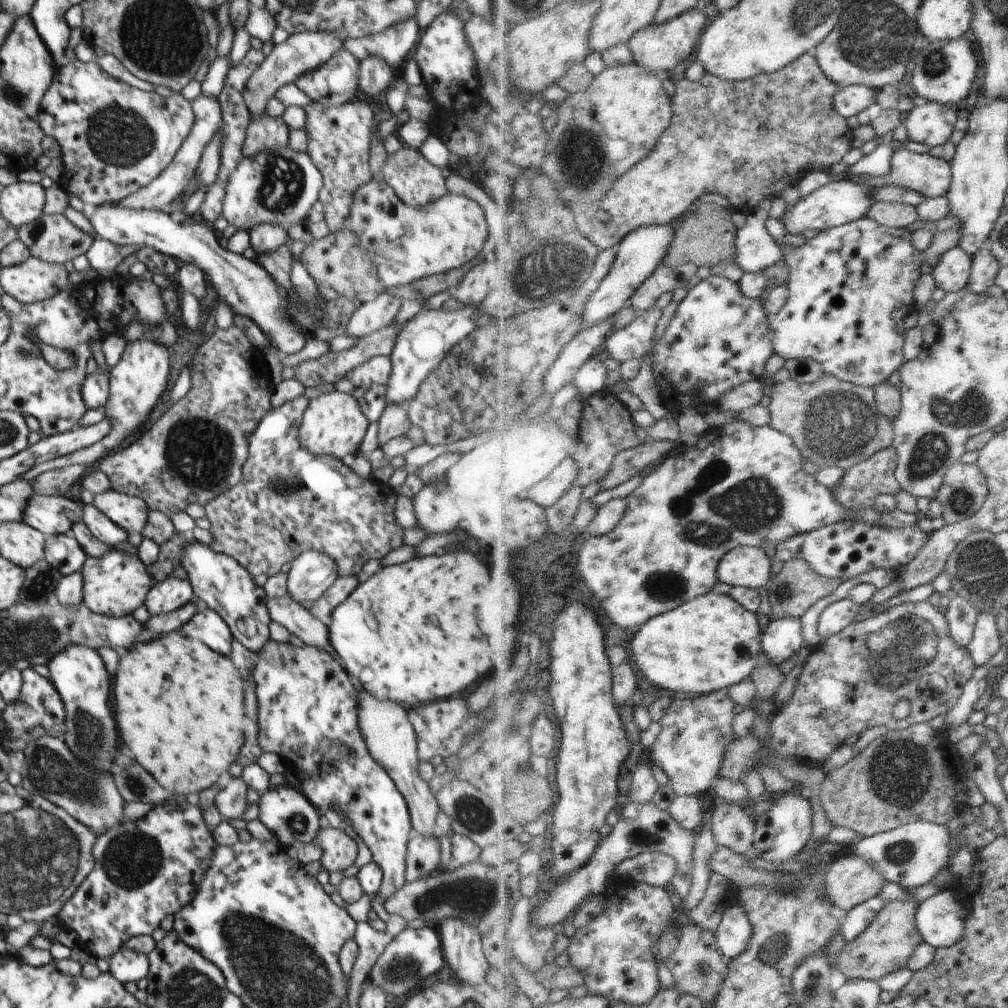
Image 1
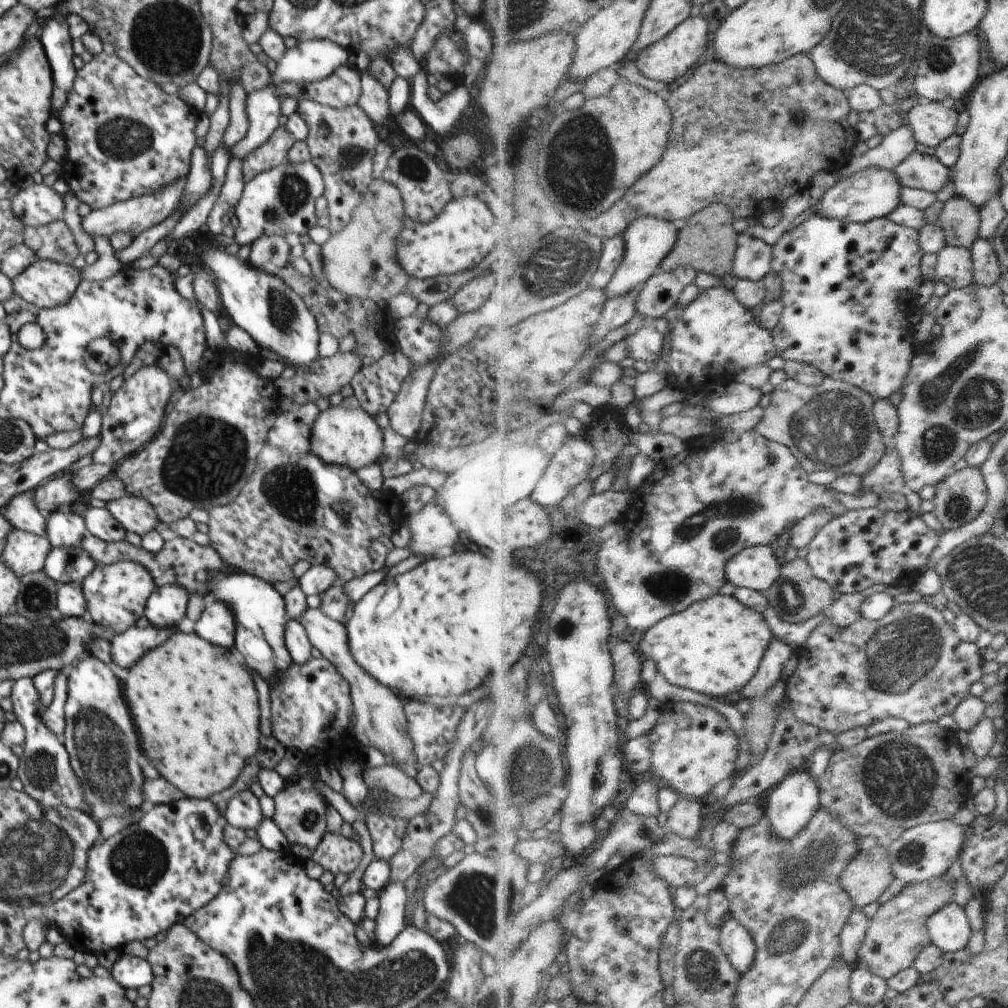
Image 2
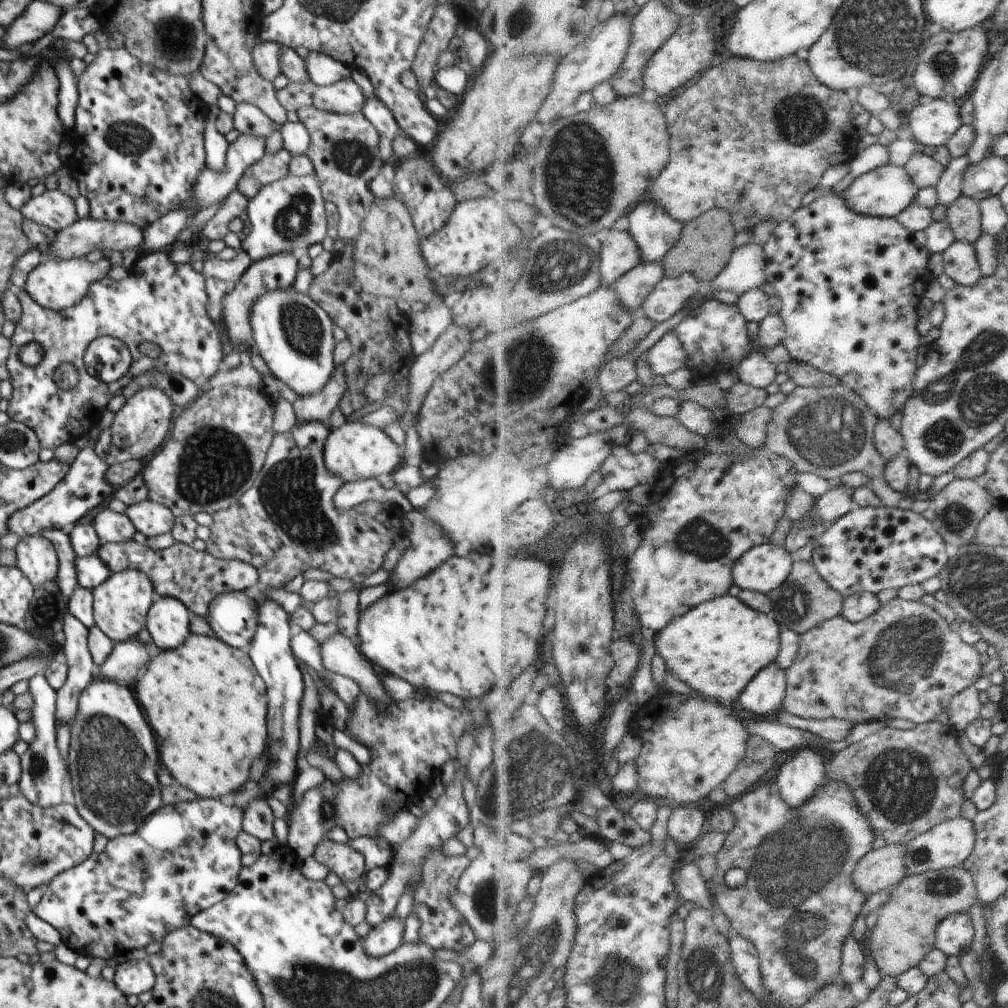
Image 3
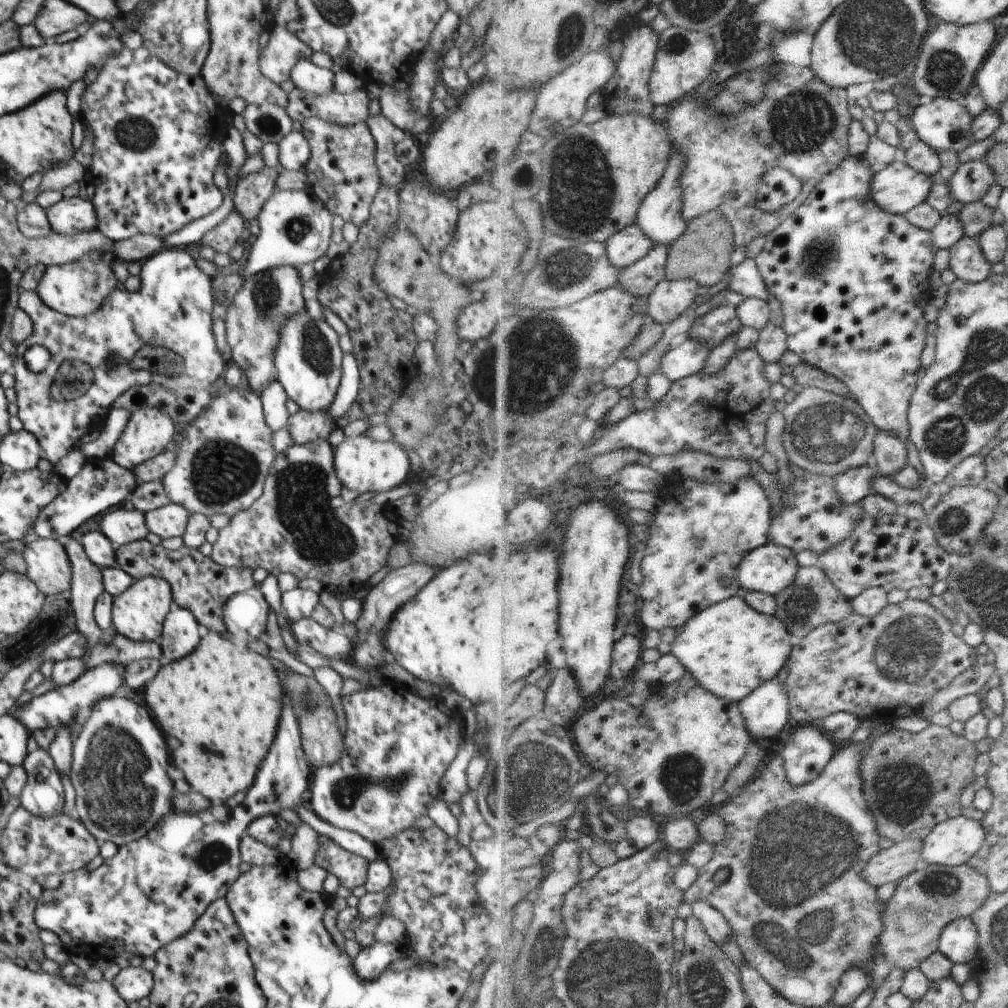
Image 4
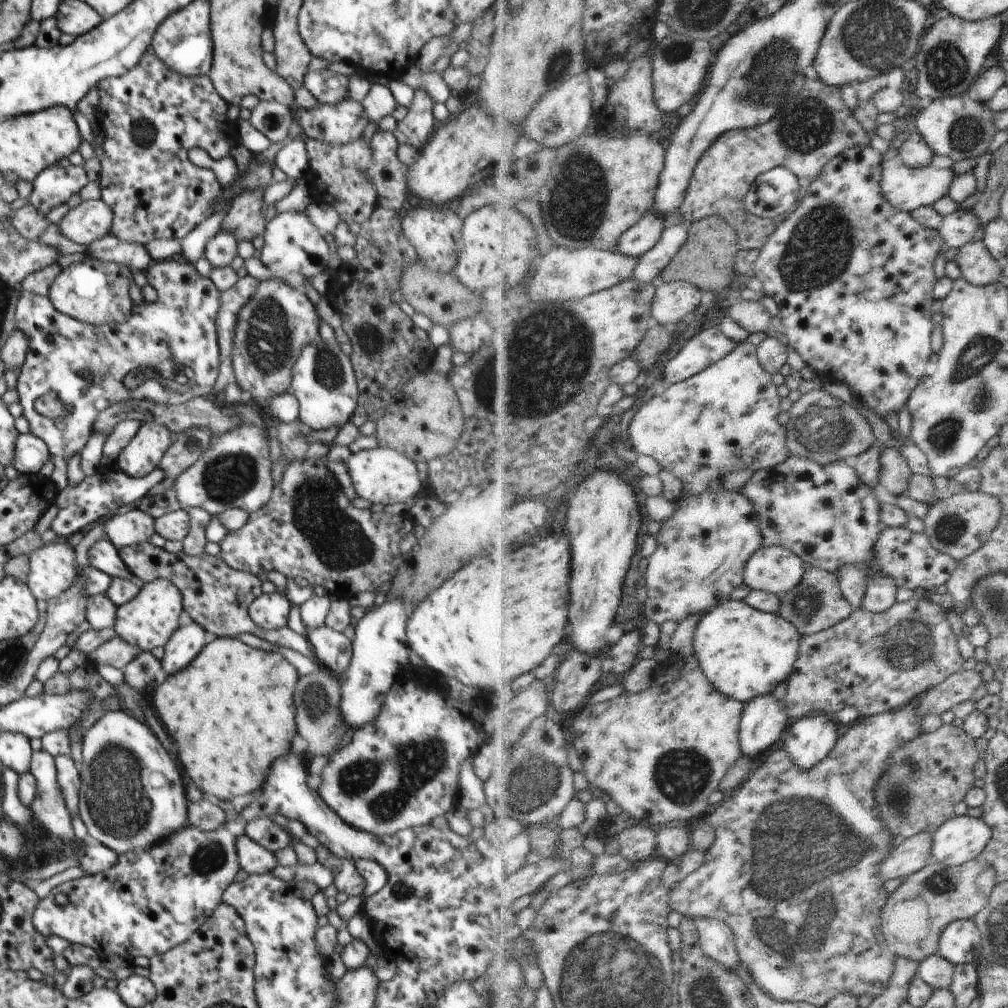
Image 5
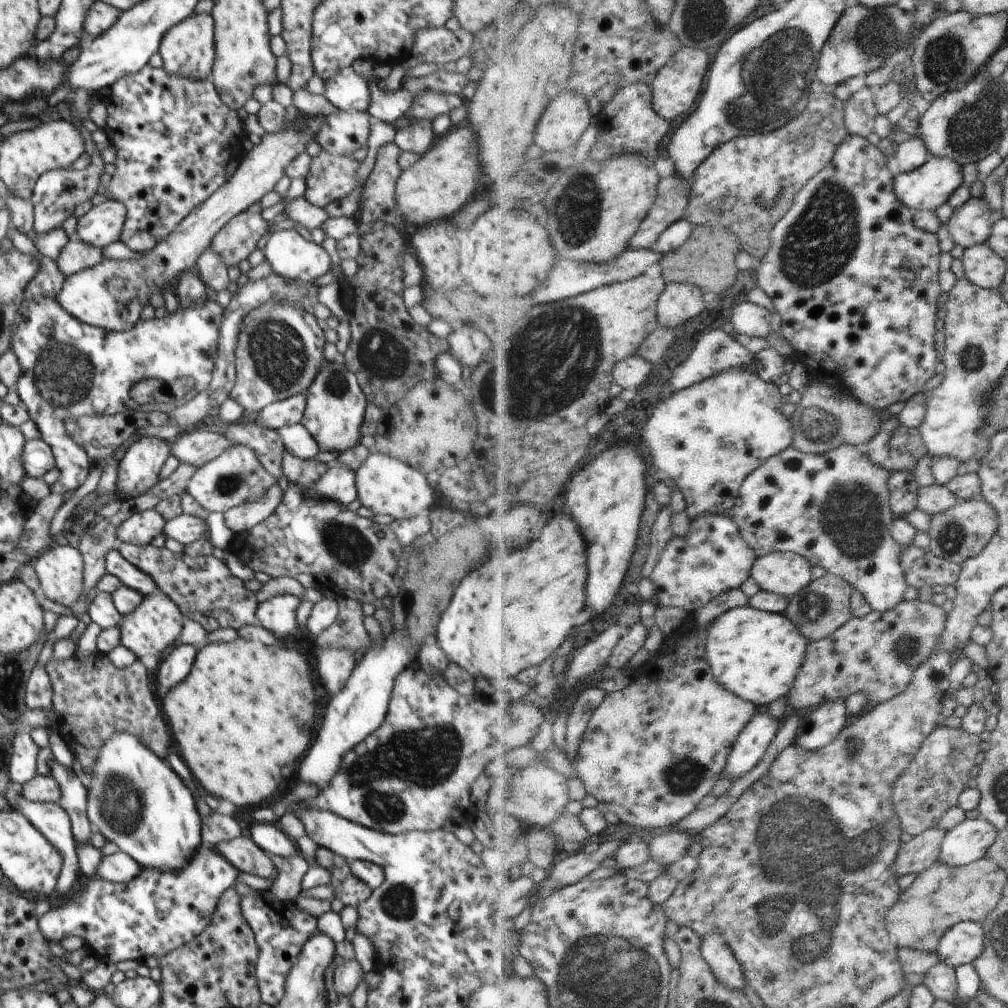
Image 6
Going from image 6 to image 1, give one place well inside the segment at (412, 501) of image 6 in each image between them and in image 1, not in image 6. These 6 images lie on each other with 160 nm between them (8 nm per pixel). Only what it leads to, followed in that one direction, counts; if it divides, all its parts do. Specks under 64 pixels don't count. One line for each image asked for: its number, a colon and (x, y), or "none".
1: (334, 424)
2: (348, 437)
3: (356, 451)
4: (362, 464)
5: (382, 475)

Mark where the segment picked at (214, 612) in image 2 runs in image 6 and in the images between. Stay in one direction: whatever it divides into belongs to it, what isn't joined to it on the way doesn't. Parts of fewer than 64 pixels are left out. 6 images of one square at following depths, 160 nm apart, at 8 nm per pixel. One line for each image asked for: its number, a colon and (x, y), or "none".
3: (233, 616)
4: (245, 614)
5: (270, 611)
6: (278, 614)

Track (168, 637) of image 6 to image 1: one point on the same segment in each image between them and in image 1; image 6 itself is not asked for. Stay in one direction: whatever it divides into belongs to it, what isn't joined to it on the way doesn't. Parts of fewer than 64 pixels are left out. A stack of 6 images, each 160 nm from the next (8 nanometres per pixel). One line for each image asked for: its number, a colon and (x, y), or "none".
1: (117, 583)
2: (116, 594)
3: (120, 605)
4: (138, 613)
5: (147, 621)

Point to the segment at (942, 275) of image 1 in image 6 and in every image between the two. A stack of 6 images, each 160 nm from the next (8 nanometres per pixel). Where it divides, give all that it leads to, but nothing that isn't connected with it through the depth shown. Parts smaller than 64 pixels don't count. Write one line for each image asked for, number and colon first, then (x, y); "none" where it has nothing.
2: (955, 268)
3: (961, 263)
4: (967, 260)
5: (977, 265)
6: (984, 267)

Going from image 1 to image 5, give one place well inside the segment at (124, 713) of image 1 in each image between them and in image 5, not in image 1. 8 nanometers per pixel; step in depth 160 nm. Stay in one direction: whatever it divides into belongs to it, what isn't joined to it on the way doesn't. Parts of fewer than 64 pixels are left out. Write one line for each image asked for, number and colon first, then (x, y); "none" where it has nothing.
2: (196, 707)
3: (205, 697)
4: (244, 691)
5: (231, 712)

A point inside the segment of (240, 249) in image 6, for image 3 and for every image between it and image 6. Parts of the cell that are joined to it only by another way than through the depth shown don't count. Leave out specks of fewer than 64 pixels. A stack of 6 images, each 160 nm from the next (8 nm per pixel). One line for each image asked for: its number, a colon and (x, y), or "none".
3: (271, 167)
4: (252, 190)
5: (245, 220)

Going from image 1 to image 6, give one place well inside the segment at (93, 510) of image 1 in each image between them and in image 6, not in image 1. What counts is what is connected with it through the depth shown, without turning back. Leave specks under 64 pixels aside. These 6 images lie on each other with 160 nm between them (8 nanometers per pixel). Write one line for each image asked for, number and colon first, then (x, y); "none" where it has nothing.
2: (99, 522)
3: (111, 527)
4: (121, 526)
5: (135, 527)
6: (140, 529)

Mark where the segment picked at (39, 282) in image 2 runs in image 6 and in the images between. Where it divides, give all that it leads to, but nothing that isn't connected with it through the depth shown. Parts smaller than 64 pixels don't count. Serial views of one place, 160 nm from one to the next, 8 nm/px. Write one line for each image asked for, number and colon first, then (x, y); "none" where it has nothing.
3: (55, 284)
4: (77, 289)
5: (94, 292)
6: (111, 294)

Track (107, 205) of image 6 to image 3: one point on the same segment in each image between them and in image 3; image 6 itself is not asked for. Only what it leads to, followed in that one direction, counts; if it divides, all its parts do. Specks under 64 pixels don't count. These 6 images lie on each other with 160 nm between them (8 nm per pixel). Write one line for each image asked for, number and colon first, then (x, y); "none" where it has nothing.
3: (54, 209)
4: (74, 215)
5: (91, 220)

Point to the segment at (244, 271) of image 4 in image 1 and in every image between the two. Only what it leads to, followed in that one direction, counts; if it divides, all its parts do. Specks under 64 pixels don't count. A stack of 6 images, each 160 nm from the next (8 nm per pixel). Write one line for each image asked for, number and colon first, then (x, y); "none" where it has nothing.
1: (279, 186)
2: (281, 201)
3: (290, 213)

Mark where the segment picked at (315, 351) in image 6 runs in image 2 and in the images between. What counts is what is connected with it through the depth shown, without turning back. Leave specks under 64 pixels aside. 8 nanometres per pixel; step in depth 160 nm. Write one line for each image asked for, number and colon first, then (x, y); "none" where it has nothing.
2: (269, 253)
3: (279, 271)
4: (260, 309)
5: (272, 328)

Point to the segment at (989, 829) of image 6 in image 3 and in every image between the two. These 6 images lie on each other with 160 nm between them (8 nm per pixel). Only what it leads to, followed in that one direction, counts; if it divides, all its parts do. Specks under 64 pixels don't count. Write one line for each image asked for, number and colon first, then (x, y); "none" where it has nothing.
3: (950, 844)
4: (954, 842)
5: (962, 838)

